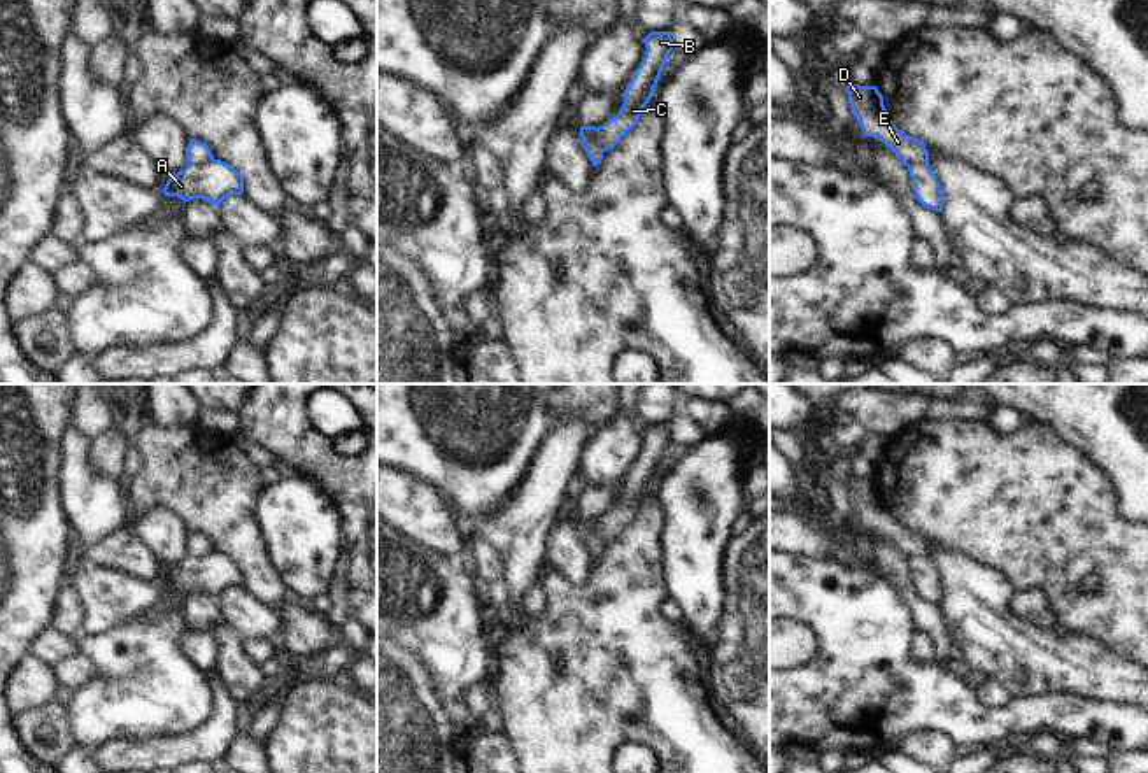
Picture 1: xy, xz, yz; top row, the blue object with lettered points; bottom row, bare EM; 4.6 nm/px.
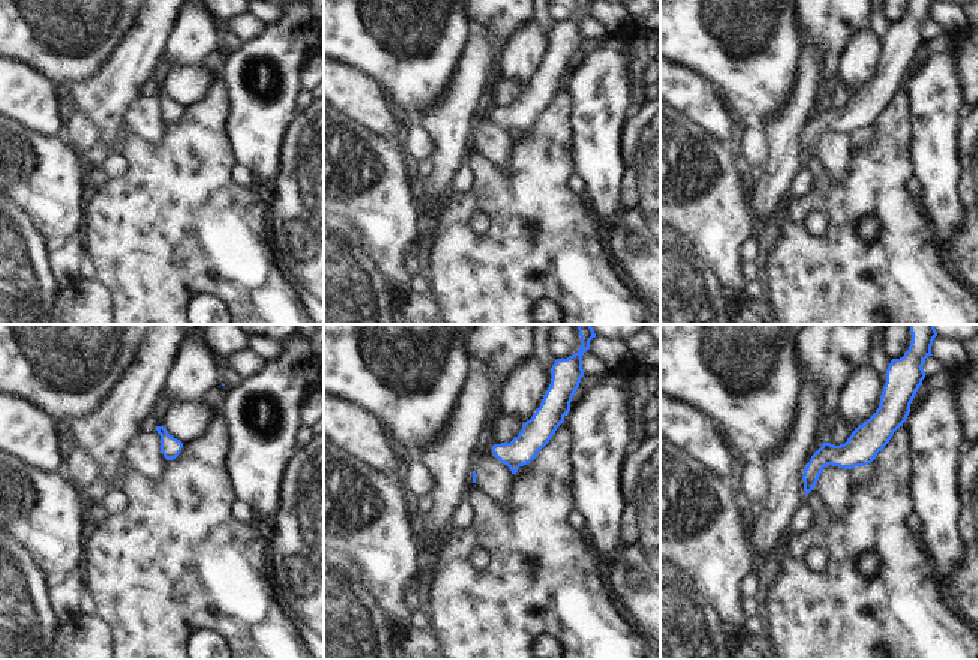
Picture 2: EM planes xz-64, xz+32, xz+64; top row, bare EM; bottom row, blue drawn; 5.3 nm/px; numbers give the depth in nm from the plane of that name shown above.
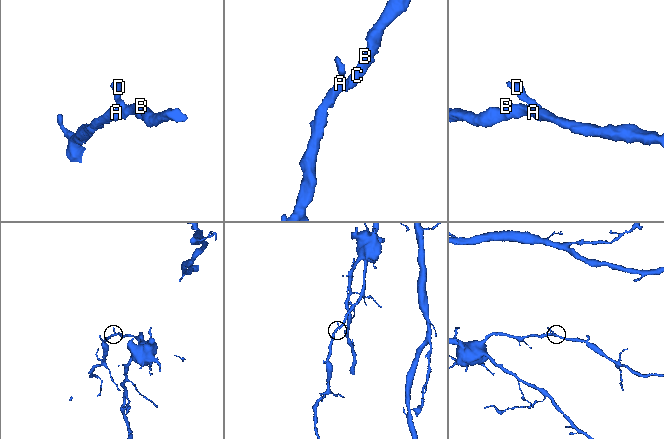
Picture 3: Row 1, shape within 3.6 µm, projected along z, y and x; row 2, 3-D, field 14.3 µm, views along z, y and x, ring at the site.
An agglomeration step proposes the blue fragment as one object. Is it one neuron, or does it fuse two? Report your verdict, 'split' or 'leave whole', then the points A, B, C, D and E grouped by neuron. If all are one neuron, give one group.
split | A B C / D E

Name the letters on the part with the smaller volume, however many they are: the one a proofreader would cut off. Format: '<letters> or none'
D, E

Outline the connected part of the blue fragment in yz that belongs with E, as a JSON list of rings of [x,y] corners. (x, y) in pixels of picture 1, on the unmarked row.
[[[850,475],[845,484],[848,486],[850,500],[864,529],[880,531],[906,559],[915,556],[929,559],[925,536],[906,528],[889,512],[883,489],[876,479],[857,479]]]

